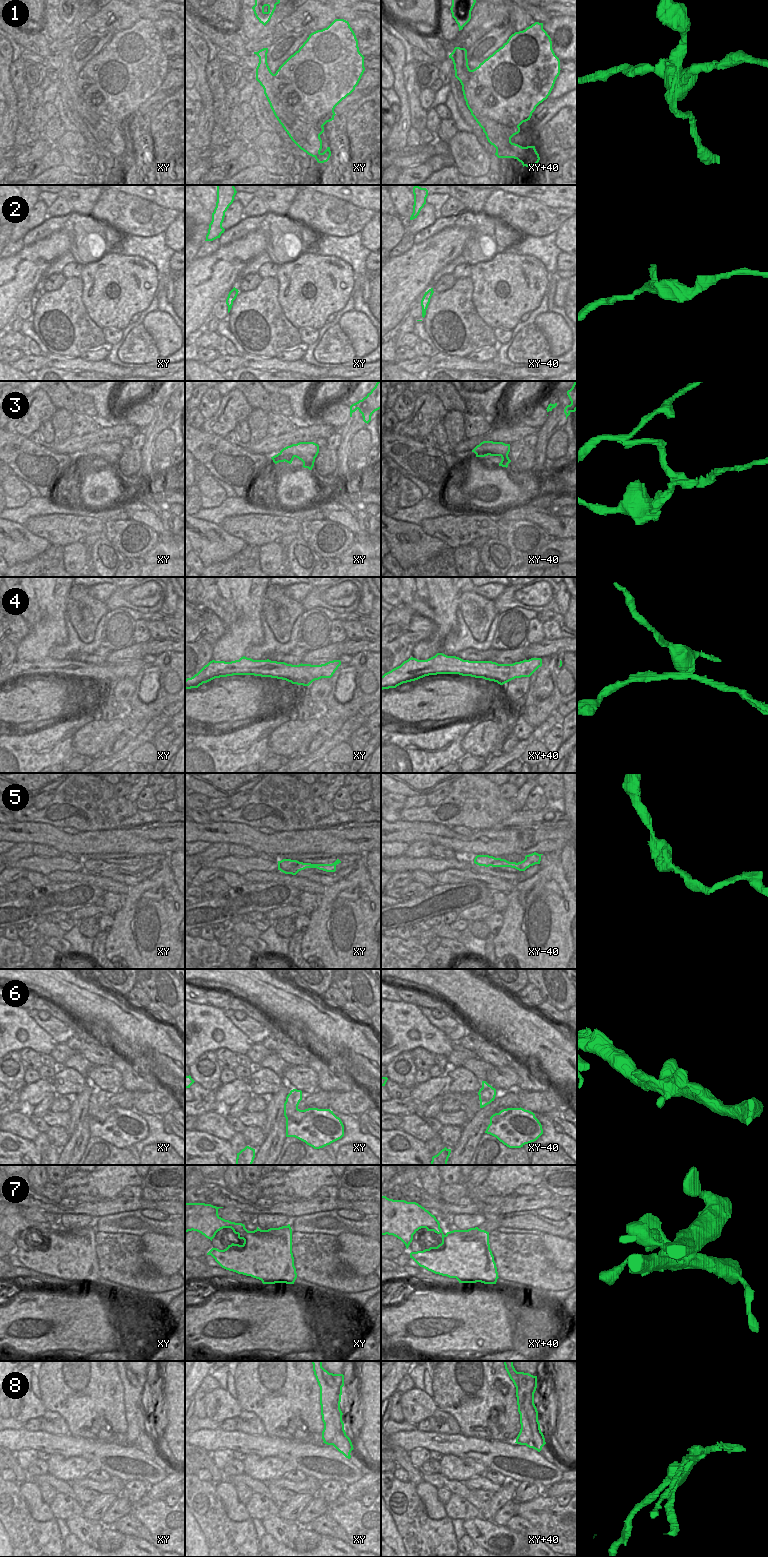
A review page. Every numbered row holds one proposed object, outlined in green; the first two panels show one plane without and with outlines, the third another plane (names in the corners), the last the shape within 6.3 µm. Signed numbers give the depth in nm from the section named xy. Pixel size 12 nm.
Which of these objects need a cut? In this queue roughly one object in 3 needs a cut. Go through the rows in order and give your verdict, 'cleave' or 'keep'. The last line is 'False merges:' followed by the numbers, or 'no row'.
1: cleave
2: keep
3: cleave
4: cleave
5: keep
6: keep
7: keep
8: cleave
False merges: 1, 3, 4, 8

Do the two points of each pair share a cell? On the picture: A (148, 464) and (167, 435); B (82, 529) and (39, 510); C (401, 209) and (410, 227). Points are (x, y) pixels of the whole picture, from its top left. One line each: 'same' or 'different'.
A: different
B: different
C: different

